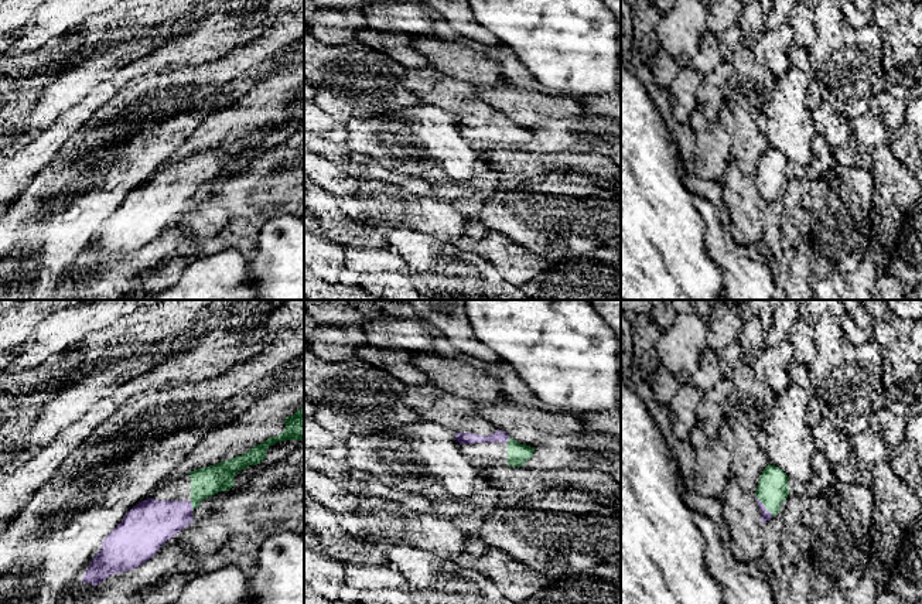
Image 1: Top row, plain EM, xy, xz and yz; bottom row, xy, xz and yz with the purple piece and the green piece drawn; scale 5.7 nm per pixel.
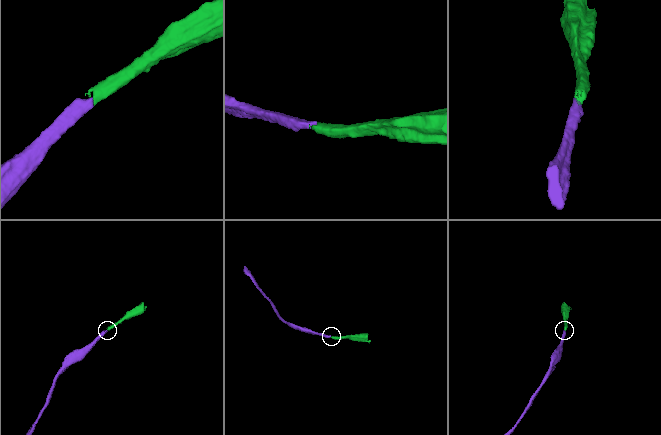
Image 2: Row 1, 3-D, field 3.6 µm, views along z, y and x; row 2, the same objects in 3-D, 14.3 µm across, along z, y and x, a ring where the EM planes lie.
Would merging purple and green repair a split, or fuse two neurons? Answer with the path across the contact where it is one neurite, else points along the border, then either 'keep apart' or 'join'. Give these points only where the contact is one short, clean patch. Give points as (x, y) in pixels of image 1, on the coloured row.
join

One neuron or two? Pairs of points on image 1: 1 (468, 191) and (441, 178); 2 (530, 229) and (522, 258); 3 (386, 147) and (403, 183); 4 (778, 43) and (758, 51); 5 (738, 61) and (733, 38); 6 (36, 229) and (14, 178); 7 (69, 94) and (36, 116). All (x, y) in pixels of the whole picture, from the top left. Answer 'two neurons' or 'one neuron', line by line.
1: one neuron
2: two neurons
3: two neurons
4: one neuron
5: one neuron
6: two neurons
7: one neuron

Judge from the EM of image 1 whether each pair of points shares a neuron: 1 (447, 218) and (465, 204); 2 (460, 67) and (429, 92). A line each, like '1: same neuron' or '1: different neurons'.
1: different neurons
2: different neurons

